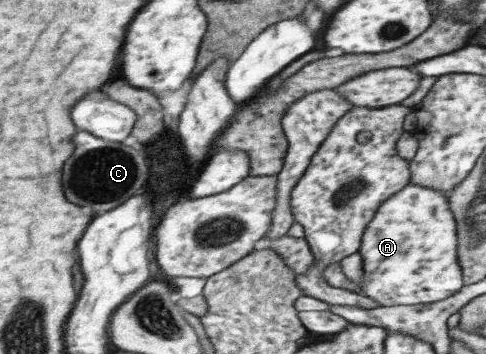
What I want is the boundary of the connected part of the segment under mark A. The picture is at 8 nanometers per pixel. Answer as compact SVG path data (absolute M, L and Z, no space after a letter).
M407 182L403 190L395 193L378 206L362 234L357 250L361 256L362 278L359 284L365 297L373 299L379 307L415 305L443 301L460 292L463 279L457 257L457 222L450 210L448 194L423 188Z

